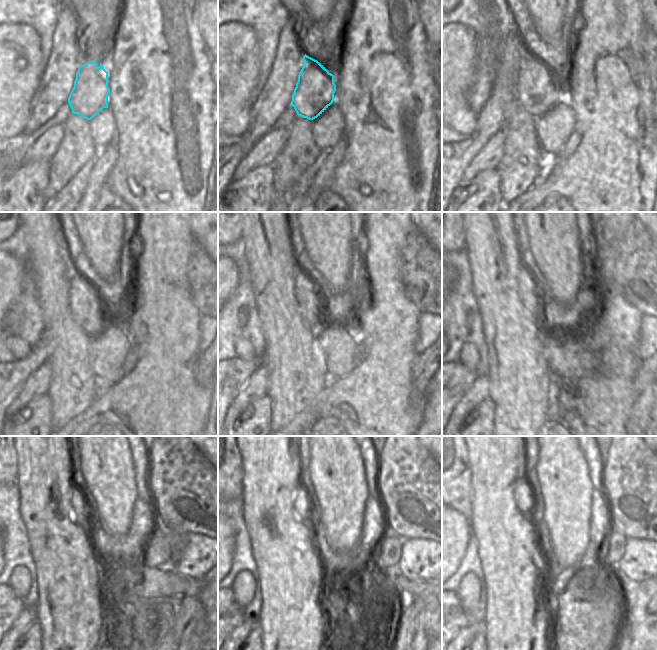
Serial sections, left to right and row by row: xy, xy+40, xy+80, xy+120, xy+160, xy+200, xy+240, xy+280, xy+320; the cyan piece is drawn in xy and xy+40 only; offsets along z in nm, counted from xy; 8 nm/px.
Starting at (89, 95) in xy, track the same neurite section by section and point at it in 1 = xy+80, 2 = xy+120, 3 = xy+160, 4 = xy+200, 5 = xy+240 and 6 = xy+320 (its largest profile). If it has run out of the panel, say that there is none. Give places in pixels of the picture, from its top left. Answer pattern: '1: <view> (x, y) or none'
1: xy+80 (537, 90)
2: xy+120 (85, 306)
3: xy+160 (305, 290)
4: xy+200 (529, 296)
5: xy+240 (78, 508)
6: xy+320 (523, 494)

